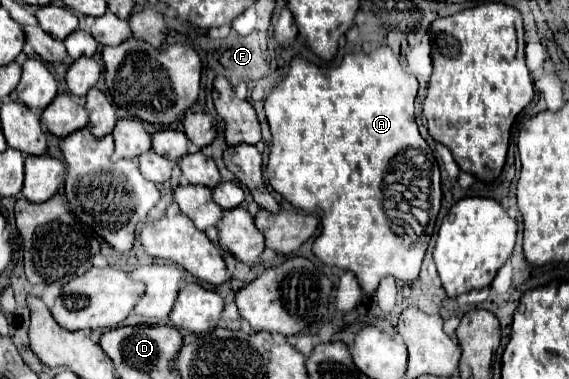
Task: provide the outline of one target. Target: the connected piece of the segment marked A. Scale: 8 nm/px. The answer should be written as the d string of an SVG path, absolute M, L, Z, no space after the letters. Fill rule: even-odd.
M379 46L377 50L373 50L371 54L347 54L343 58L343 62L339 66L333 66L329 70L321 70L315 64L305 62L303 58L293 58L291 66L289 66L289 74L285 76L285 80L281 80L273 92L269 94L269 98L265 100L265 112L267 112L267 122L273 134L273 144L271 144L271 154L269 154L269 162L267 162L267 180L271 184L271 188L275 192L279 192L289 204L293 204L299 210L311 212L311 214L319 214L321 218L321 236L315 238L313 242L313 254L323 262L323 264L331 264L337 266L341 270L349 270L351 274L355 274L359 286L363 292L375 292L381 278L385 276L393 276L405 282L413 282L419 276L419 268L427 250L427 242L429 236L433 234L433 226L435 226L435 218L439 212L439 204L441 204L441 180L439 180L439 166L437 160L429 148L429 144L423 140L423 136L417 130L417 122L413 116L413 100L417 96L417 80L409 74L403 72L397 56L393 54L391 48L387 46ZM389 214L407 214L407 226L425 226L423 236L409 236L409 234L401 234L397 230L397 226L391 222Z

